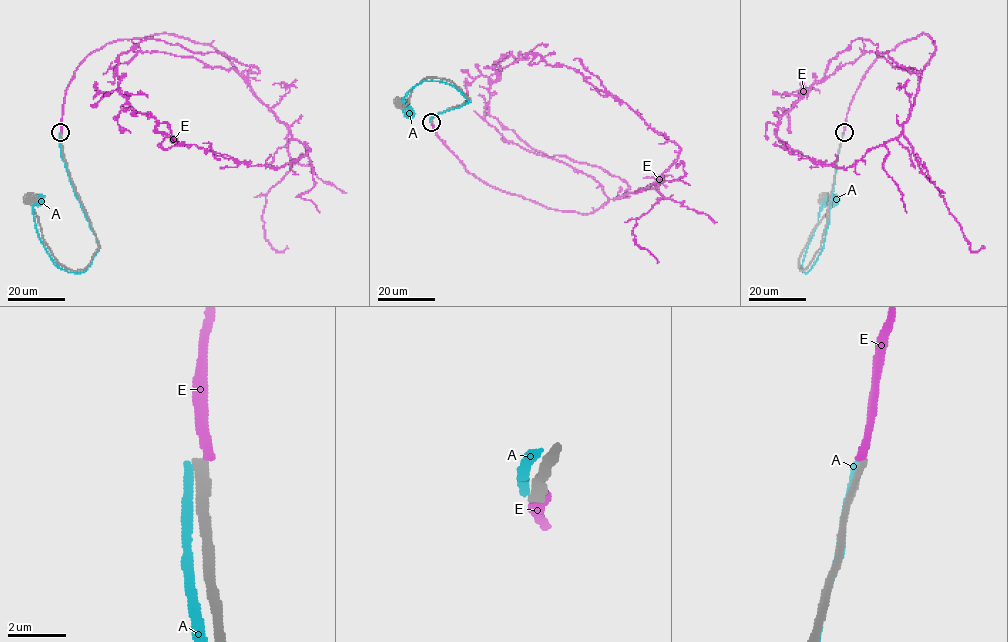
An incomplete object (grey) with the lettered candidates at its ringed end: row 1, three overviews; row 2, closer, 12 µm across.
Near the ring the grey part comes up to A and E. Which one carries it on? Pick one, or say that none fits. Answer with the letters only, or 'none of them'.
none of them

